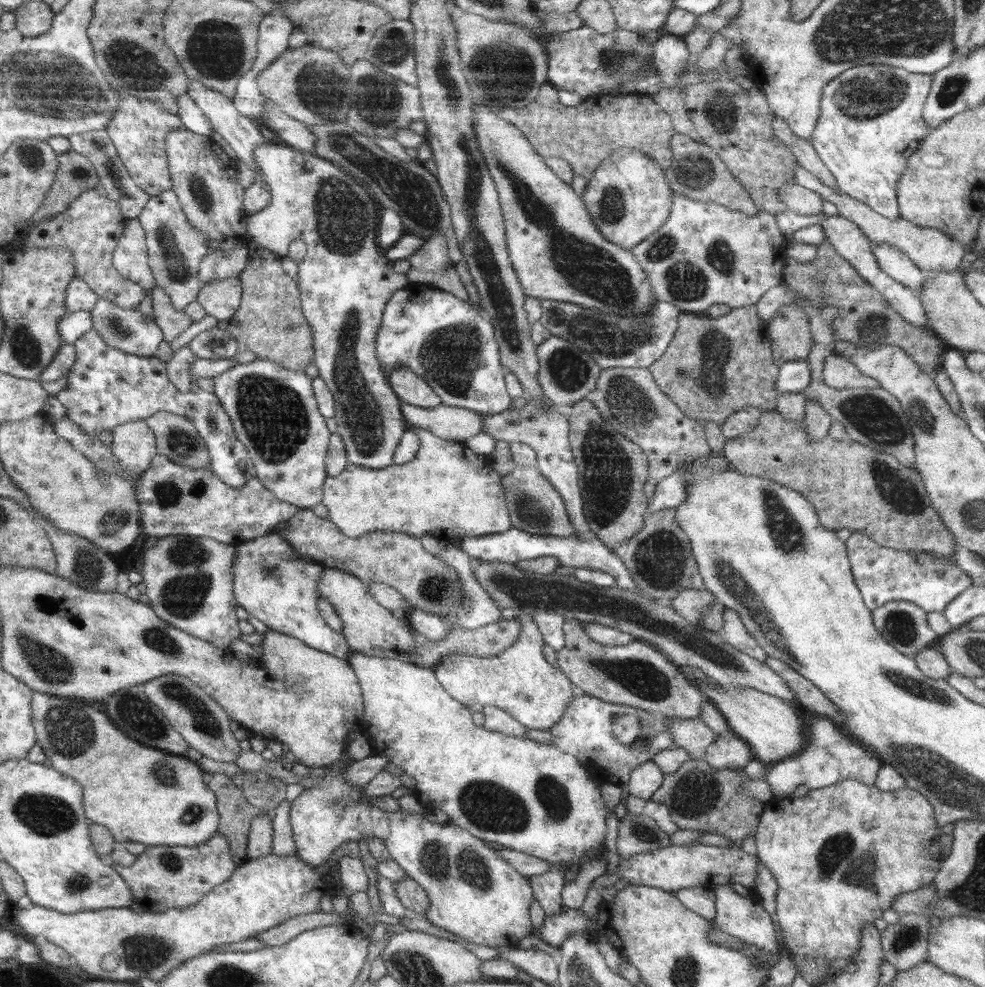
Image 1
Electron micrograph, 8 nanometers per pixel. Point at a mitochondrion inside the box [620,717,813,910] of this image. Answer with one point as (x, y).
(696, 792)

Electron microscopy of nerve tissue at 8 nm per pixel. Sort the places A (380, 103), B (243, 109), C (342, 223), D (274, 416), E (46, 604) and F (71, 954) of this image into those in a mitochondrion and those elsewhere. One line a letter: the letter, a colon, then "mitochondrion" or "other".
A: mitochondrion
B: other
C: mitochondrion
D: mitochondrion
E: mitochondrion
F: other

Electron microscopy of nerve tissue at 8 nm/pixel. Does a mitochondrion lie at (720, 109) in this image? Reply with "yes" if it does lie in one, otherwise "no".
yes

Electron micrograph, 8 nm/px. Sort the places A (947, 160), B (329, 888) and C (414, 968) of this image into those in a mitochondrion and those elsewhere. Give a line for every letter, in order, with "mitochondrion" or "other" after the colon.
A: other
B: other
C: mitochondrion

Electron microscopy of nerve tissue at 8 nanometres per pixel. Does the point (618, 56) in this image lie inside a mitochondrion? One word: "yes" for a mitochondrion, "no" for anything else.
yes

